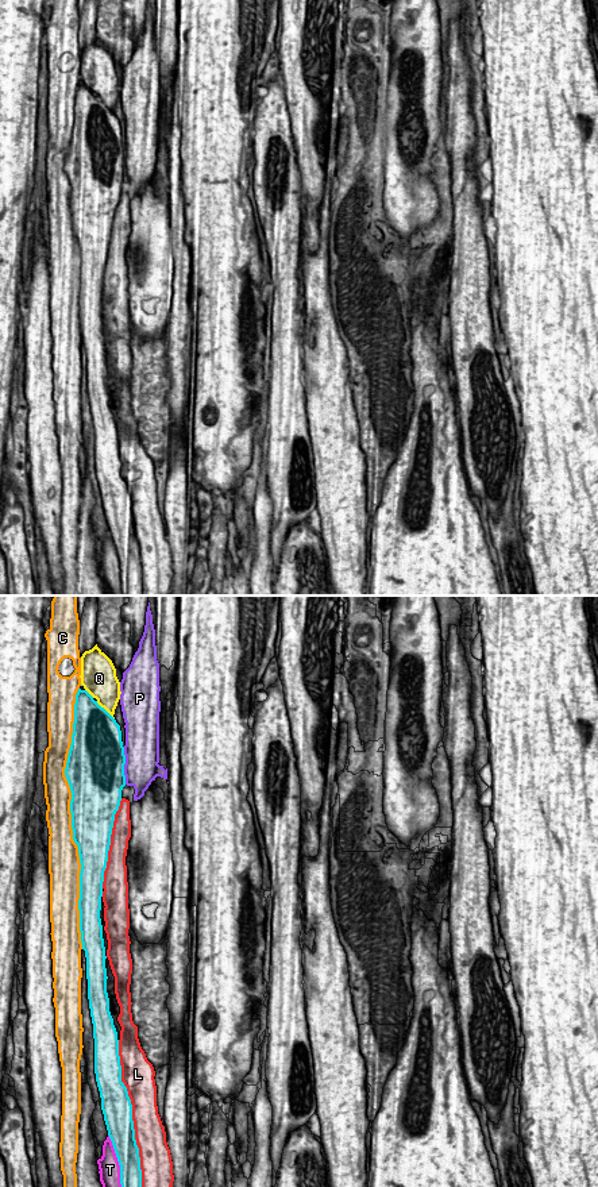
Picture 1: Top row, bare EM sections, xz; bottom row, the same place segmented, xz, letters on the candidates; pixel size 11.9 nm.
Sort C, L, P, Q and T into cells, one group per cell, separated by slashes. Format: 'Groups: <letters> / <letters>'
Groups: C / L / P / Q / T

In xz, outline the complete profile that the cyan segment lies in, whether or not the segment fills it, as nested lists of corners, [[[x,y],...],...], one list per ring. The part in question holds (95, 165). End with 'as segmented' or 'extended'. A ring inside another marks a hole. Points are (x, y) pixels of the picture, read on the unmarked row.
[[[78,84],[65,172],[72,186],[73,235],[81,258],[80,327],[86,352],[94,469],[108,531],[120,560],[121,596],[143,596],[132,500],[121,477],[117,427],[109,406],[100,313],[111,230],[126,181],[124,159],[120,120],[86,85]]] | as segmented

